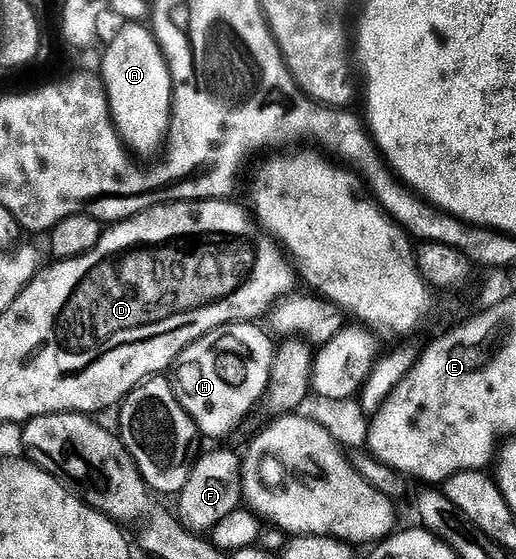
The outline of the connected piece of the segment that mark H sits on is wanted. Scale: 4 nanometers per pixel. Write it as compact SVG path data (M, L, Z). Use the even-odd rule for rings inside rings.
M233 321L231 325L223 325L210 331L206 336L199 337L192 345L186 346L177 357L174 366L176 400L192 416L192 422L200 428L205 438L207 436L228 437L251 415L256 401L248 397L248 381L256 377L257 391L260 395L267 394L272 384L272 364L276 358L277 346L272 345L273 338L263 328L261 329L256 326L256 323Z

